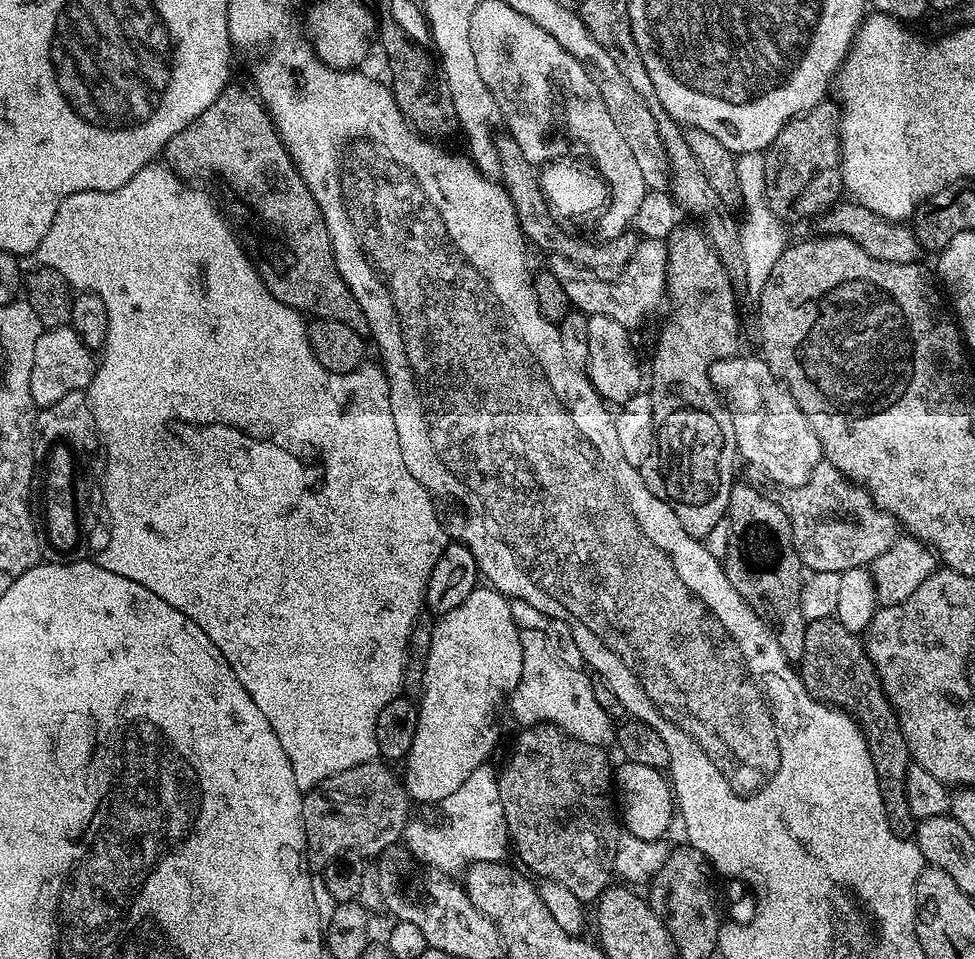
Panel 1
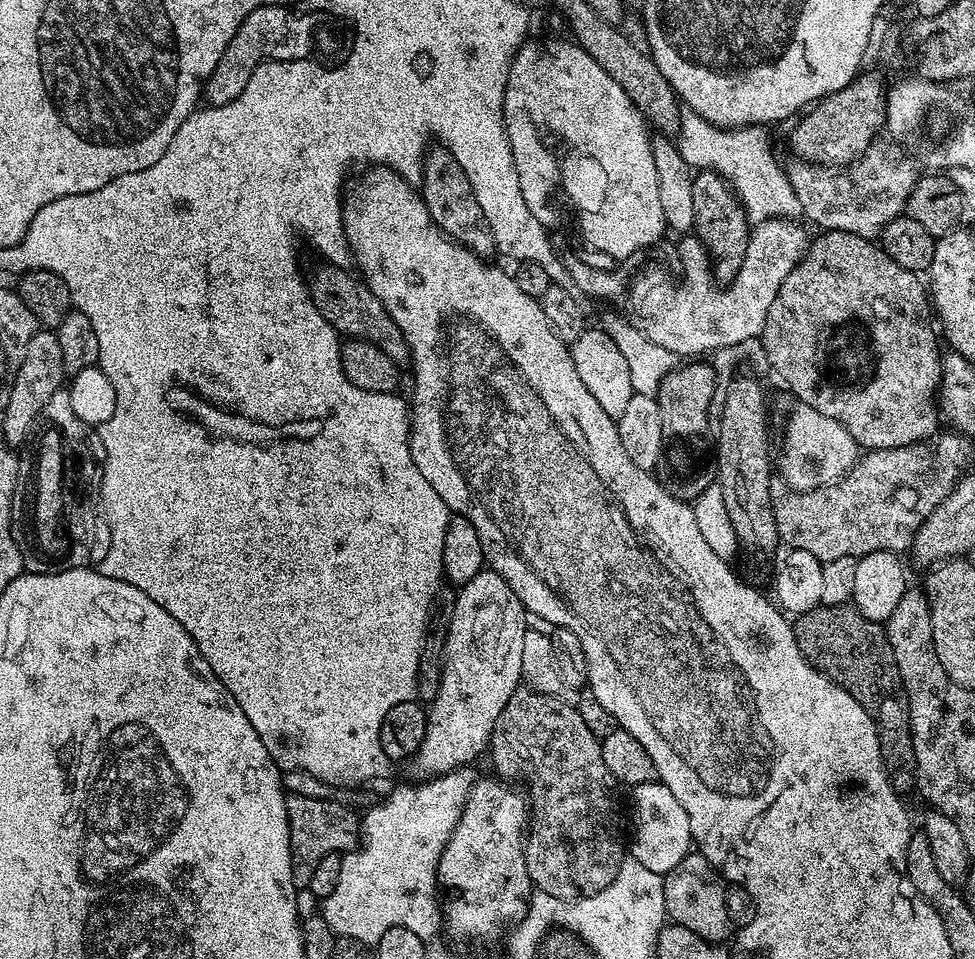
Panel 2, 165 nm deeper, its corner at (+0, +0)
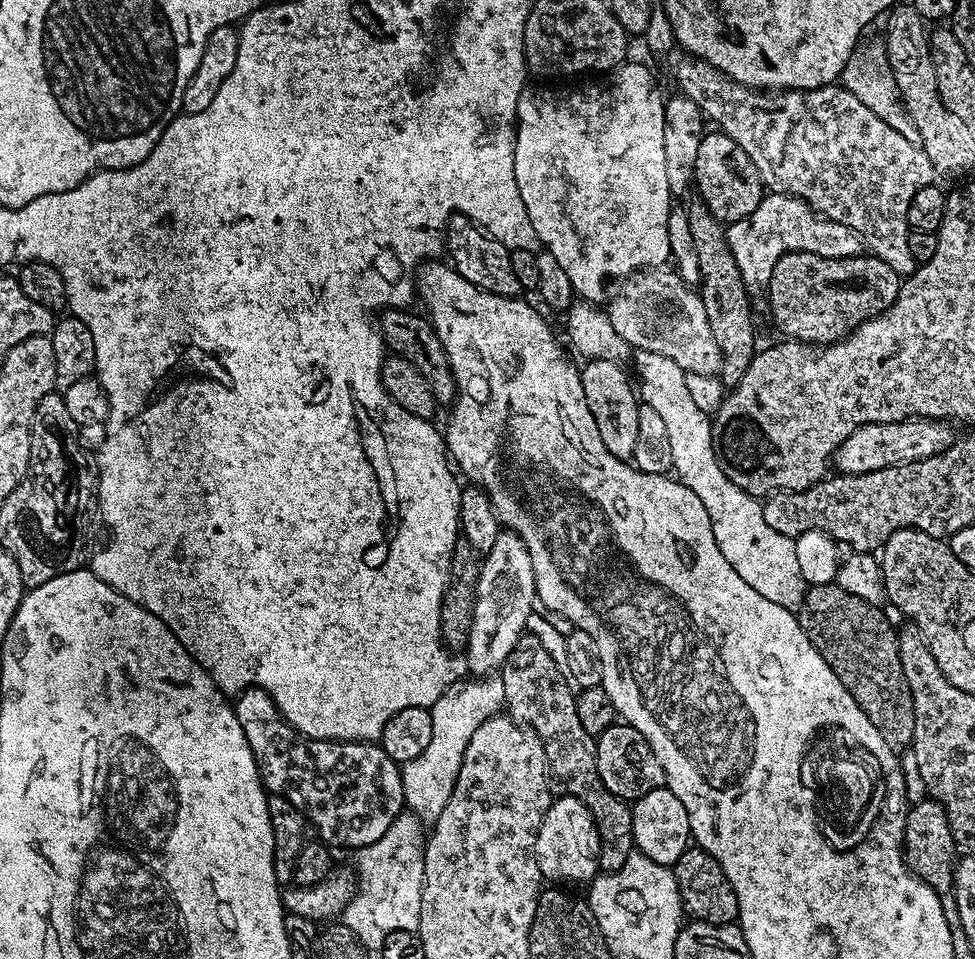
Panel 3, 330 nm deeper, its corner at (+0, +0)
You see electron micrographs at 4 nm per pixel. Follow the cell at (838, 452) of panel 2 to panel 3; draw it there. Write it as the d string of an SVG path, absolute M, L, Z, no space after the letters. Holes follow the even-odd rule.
M924 416L889 424L867 424L854 430L854 434L850 434L850 438L846 438L846 442L838 446L834 457L835 471L845 476L866 474L874 470L930 458L934 454L944 452L952 445L954 439L952 428L951 423L942 420L927 420Z

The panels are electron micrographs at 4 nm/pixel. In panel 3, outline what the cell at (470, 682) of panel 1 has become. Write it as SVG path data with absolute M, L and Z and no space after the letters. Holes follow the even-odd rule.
M502 530L492 549L482 556L466 649L469 673L477 677L499 673L508 655L525 635L526 618L534 611L536 603L534 562L530 562L530 550L526 550L516 532Z

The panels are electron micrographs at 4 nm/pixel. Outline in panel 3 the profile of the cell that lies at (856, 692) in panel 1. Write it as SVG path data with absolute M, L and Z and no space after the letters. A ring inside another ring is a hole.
M833 582L811 585L798 615L814 650L826 658L826 666L838 674L854 702L866 710L866 718L874 722L886 746L907 749L914 738L914 698L906 674L902 674L902 658L898 658L898 628L886 622L883 607L854 598Z

